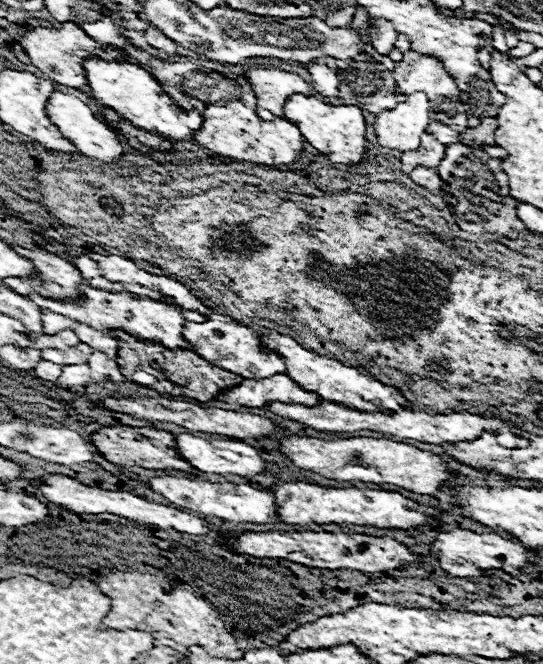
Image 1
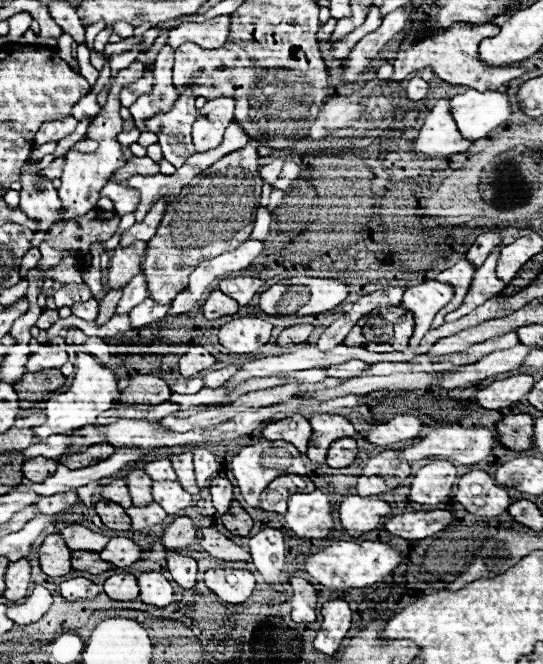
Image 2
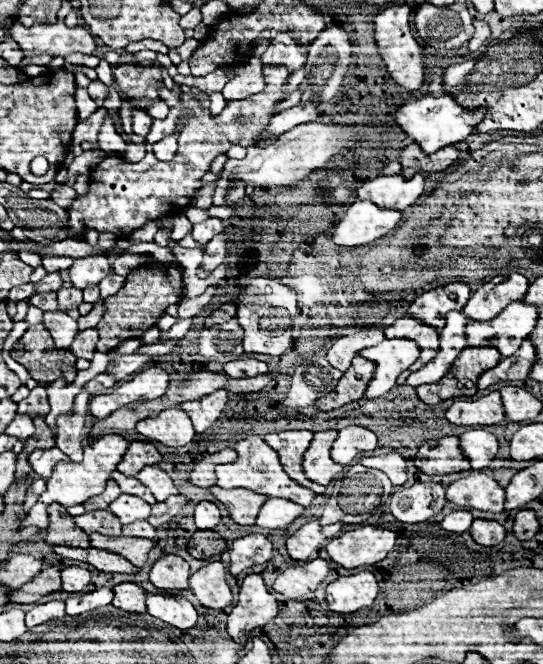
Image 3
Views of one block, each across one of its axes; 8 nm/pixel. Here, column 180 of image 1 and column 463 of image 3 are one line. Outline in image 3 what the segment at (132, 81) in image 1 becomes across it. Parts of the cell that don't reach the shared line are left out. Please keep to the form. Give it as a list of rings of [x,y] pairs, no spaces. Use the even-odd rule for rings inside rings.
[[[424,96],[418,100],[408,100],[402,106],[398,106],[394,122],[402,128],[402,132],[408,138],[412,138],[420,146],[424,154],[430,154],[444,146],[452,146],[466,140],[470,134],[474,134],[476,126],[482,122],[482,116],[484,116],[484,108],[476,112],[468,112],[466,108],[458,106],[452,100],[452,96],[440,96],[440,98]]]

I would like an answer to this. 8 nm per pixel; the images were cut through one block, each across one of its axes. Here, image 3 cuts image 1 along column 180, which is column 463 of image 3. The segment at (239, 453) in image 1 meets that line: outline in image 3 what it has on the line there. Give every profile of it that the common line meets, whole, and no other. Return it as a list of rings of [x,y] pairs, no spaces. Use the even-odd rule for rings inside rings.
[[[470,430],[470,432],[464,432],[458,440],[460,440],[460,448],[462,448],[464,456],[470,460],[470,466],[474,470],[486,468],[488,462],[496,458],[498,440],[490,432]]]

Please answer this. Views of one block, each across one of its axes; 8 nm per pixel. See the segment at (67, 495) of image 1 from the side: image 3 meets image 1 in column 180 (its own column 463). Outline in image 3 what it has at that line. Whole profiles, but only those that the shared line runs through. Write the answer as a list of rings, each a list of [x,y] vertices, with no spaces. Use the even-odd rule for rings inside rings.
[[[452,512],[448,516],[444,516],[444,520],[440,522],[440,526],[446,530],[446,532],[456,532],[456,534],[462,534],[462,532],[468,532],[470,524],[472,524],[472,514],[470,512]]]

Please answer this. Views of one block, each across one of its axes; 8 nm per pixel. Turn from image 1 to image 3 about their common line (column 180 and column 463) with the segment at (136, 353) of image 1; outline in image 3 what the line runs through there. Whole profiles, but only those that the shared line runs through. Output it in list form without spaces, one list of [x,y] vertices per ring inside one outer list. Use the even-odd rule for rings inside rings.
[[[488,346],[464,348],[464,352],[460,352],[460,356],[456,358],[448,374],[436,386],[430,384],[430,386],[416,388],[418,398],[424,404],[432,406],[432,404],[458,398],[458,396],[474,396],[478,376],[494,368],[498,360],[500,360],[500,354],[496,348],[488,348]]]

